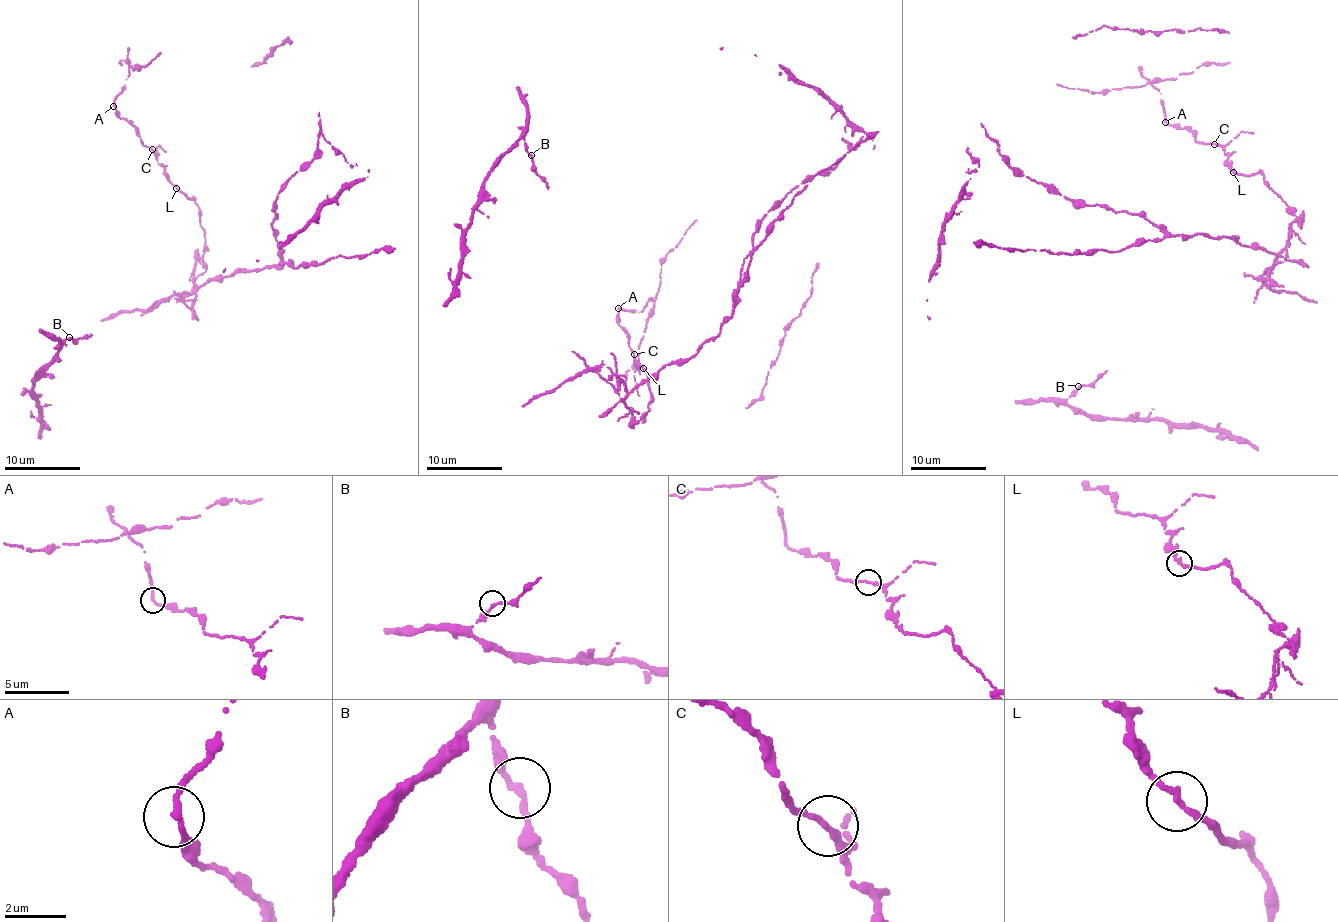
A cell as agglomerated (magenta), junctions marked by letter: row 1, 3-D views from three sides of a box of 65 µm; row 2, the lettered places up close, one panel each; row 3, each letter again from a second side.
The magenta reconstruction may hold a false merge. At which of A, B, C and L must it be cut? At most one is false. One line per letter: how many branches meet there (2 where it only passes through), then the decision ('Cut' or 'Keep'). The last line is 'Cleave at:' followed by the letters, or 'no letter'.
A: Branches: 2. Keep
B: Branches: 2. Keep
C: Branches: 2. Keep
L: Branches: 2. Cut
Cleave at: L

